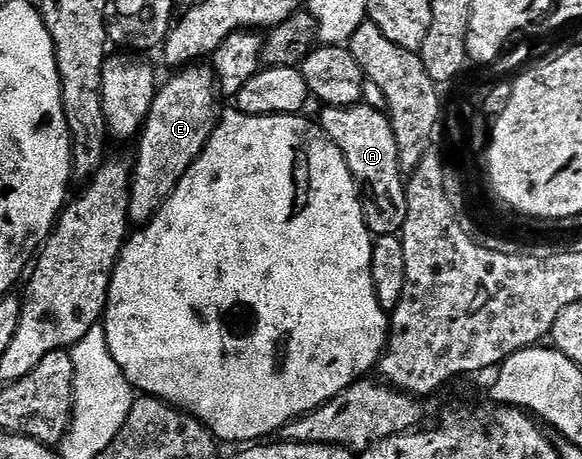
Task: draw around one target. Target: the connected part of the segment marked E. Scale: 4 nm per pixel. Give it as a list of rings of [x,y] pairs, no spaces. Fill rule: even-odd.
[[[193,64],[175,71],[168,83],[156,91],[152,107],[138,135],[140,151],[136,154],[132,171],[132,191],[128,205],[128,220],[133,227],[143,228],[170,200],[174,188],[198,160],[206,148],[218,121],[216,98],[218,87],[211,65]]]

